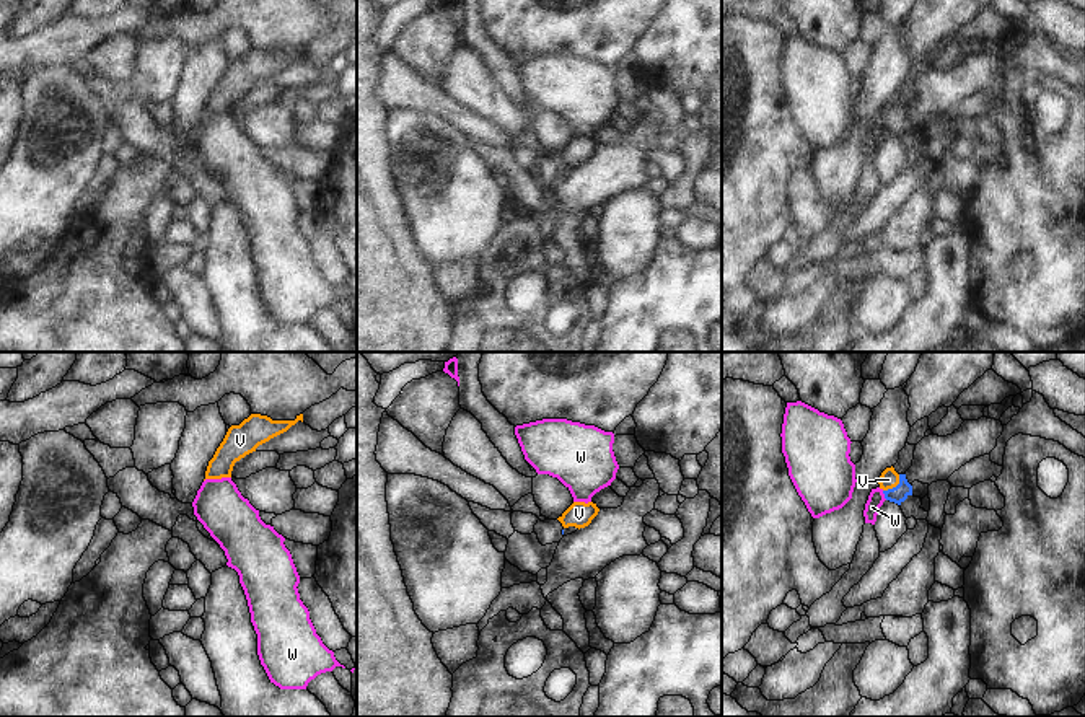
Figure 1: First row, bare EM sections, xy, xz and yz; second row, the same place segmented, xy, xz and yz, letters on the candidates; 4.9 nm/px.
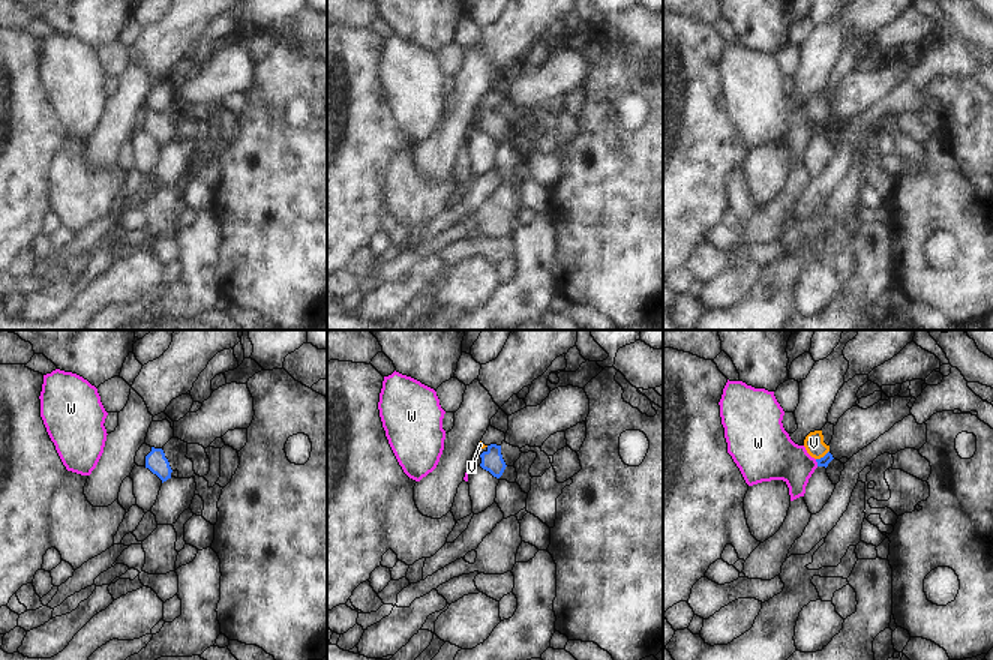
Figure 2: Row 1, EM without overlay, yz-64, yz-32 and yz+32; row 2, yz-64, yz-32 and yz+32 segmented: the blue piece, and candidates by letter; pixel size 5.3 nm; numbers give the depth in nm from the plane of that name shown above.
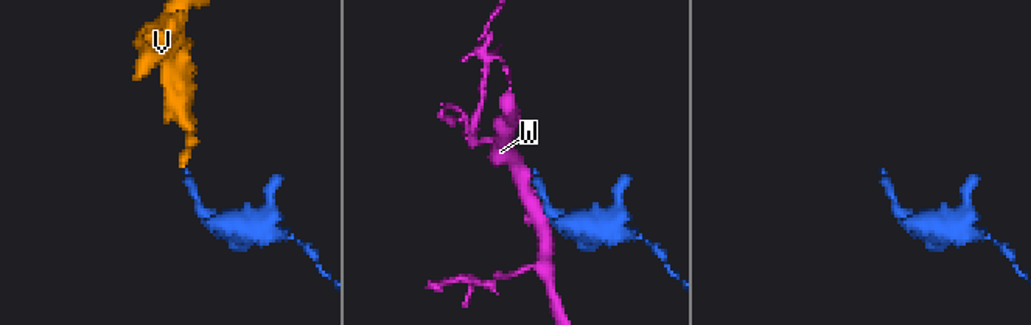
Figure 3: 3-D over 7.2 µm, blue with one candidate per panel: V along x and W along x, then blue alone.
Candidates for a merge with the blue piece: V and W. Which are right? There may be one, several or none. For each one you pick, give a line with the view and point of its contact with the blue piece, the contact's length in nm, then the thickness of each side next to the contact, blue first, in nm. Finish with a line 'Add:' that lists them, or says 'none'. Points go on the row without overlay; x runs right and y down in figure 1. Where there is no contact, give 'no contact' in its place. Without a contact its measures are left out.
V: contact yz (896, 121); length 120 nm; calibres 90 and 90 nm
Add: V

